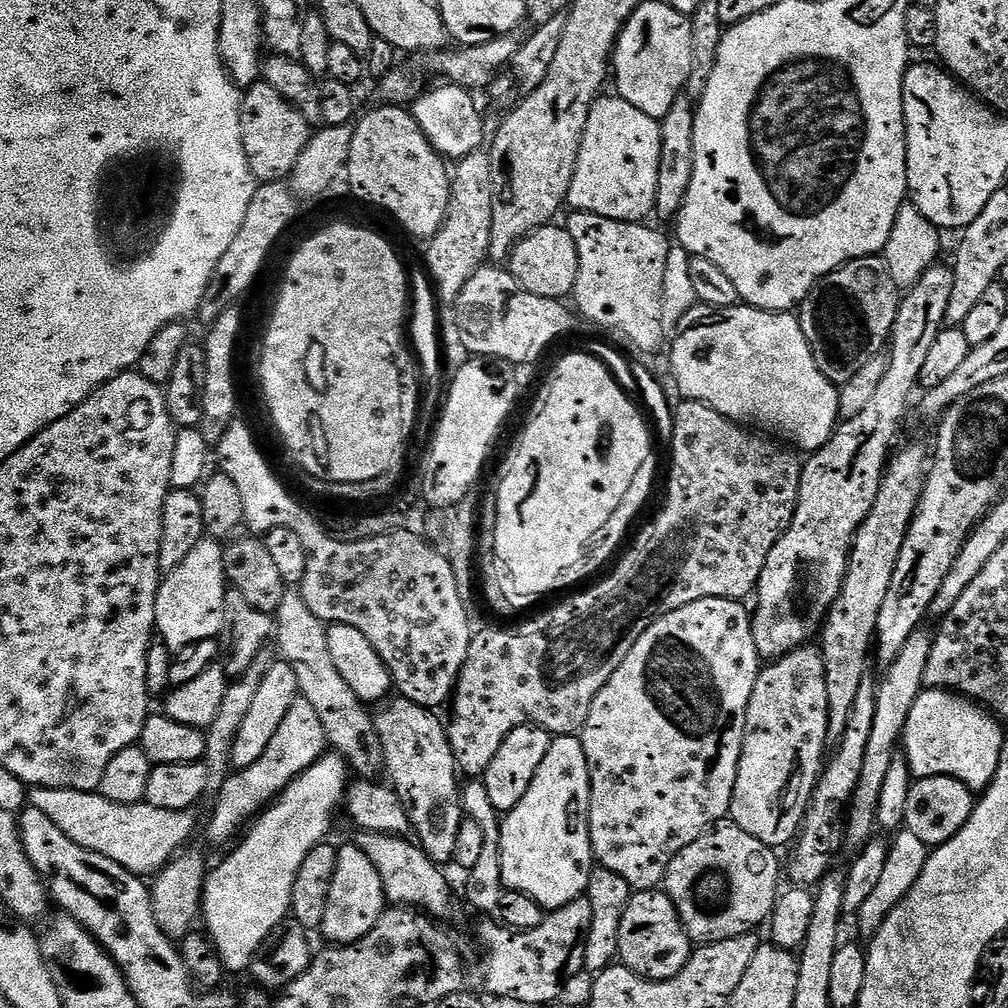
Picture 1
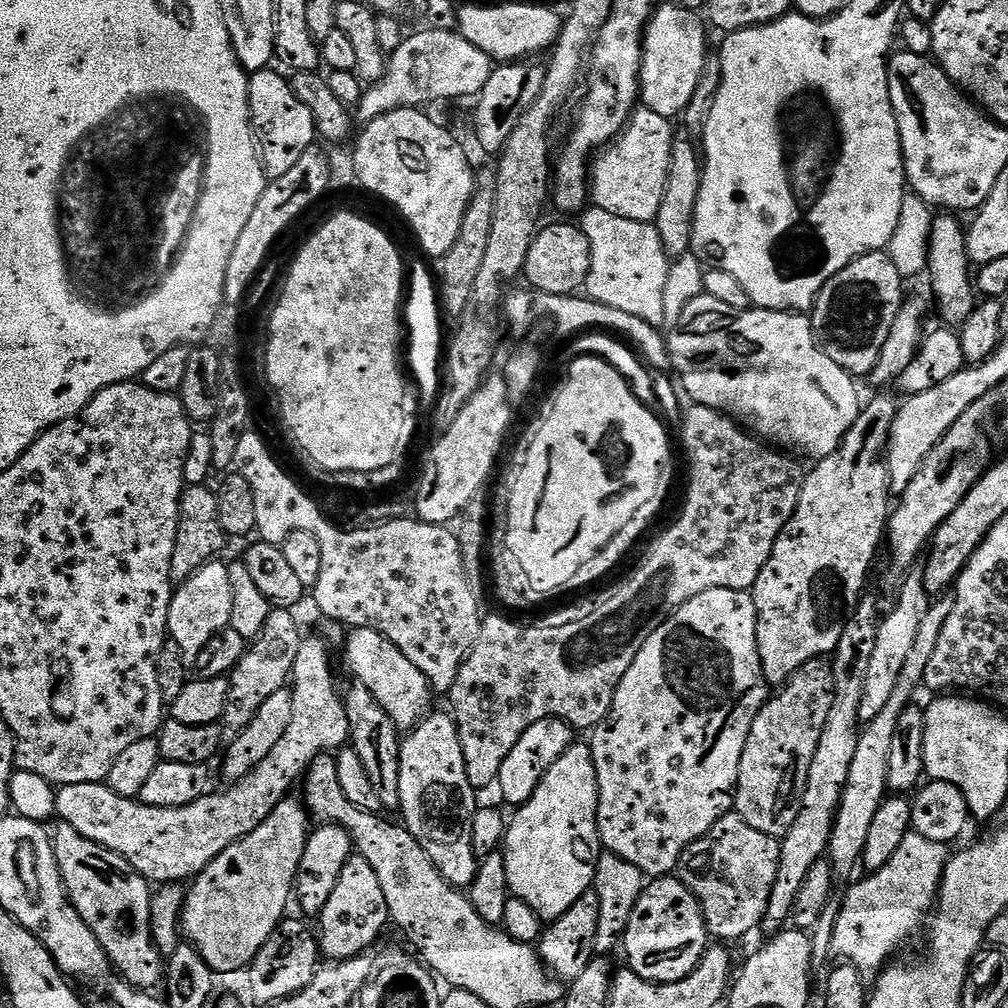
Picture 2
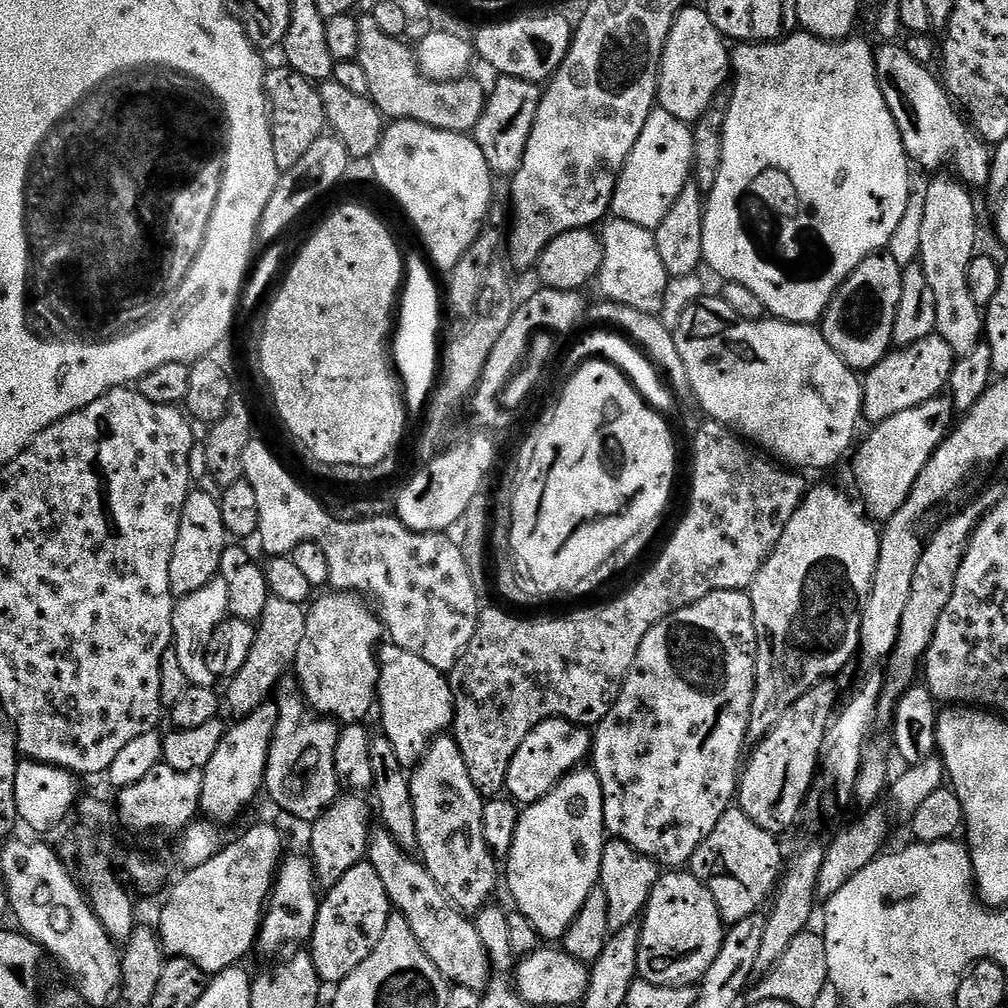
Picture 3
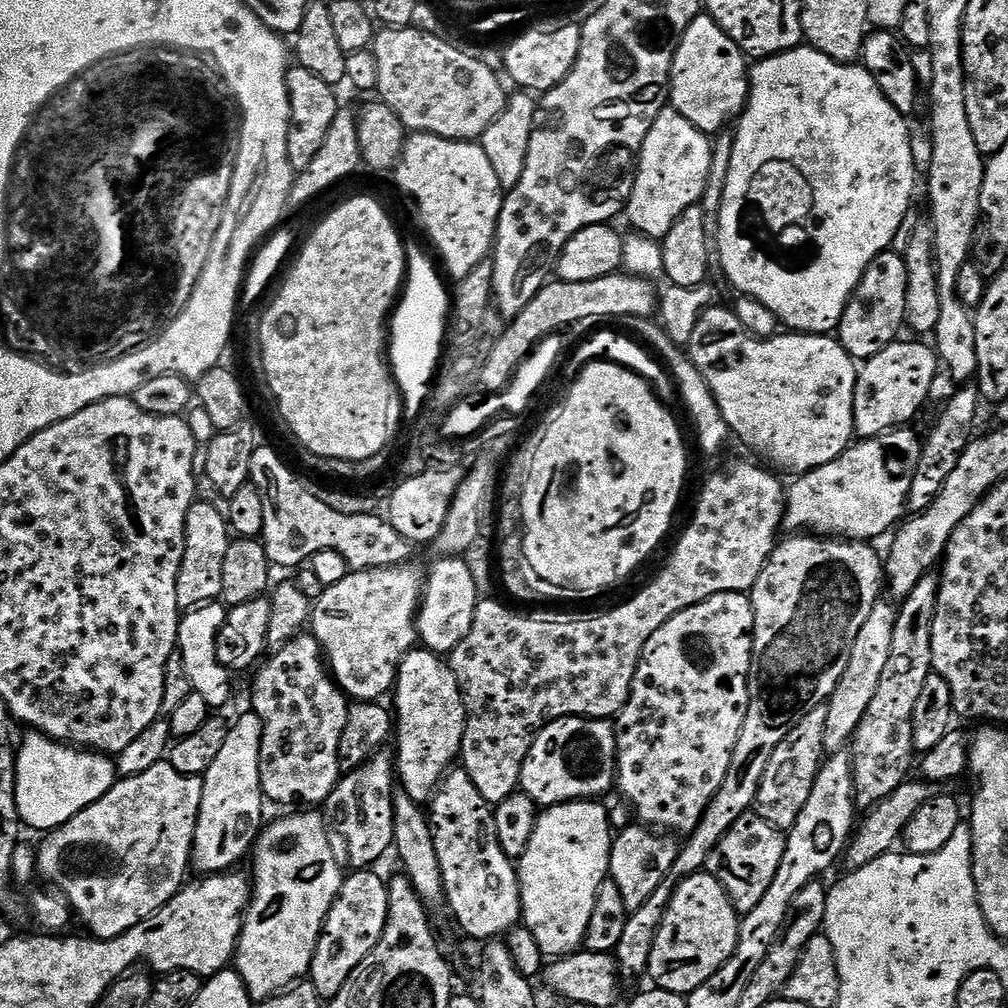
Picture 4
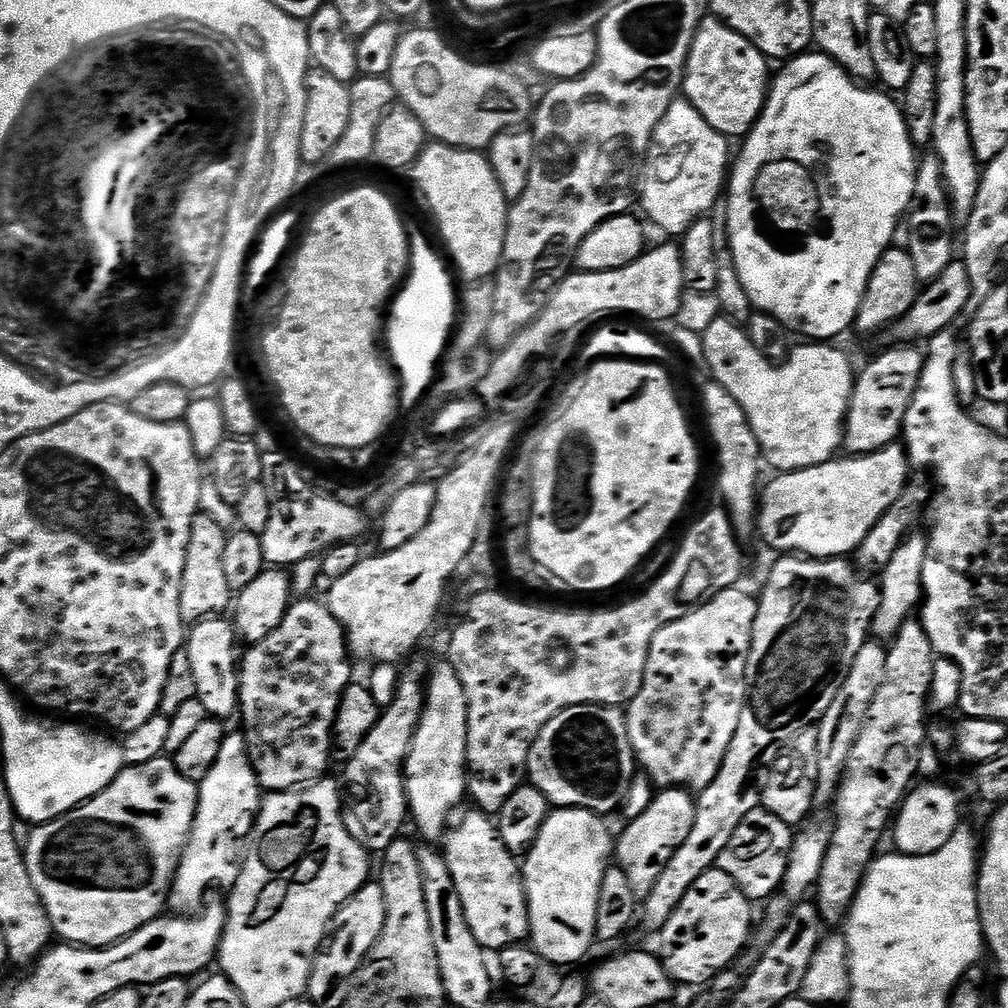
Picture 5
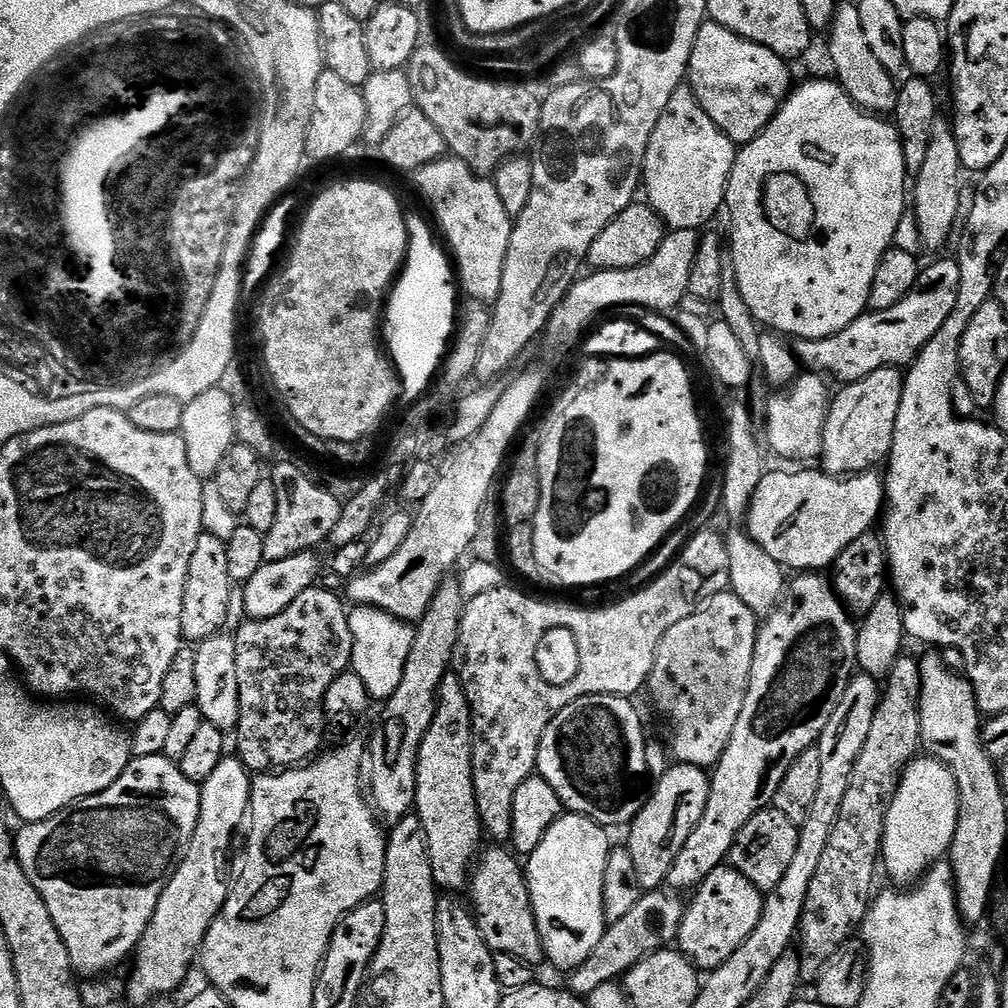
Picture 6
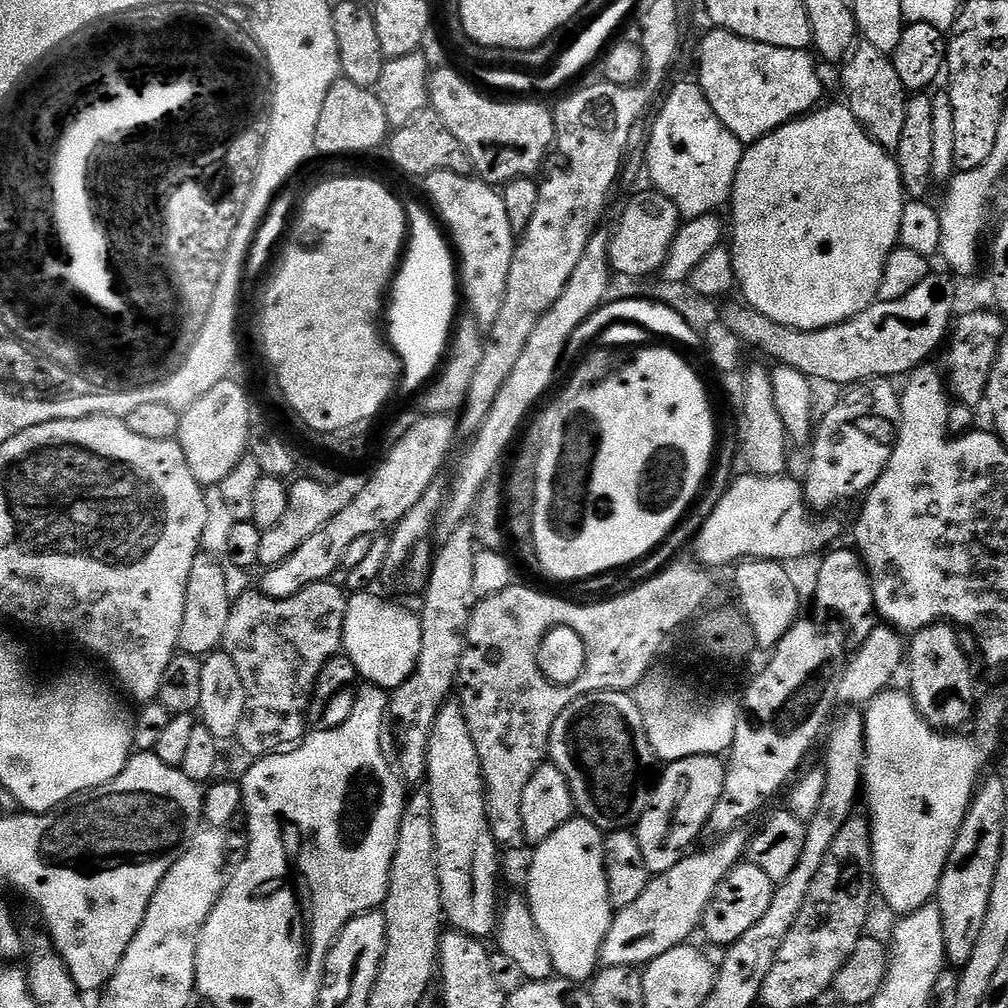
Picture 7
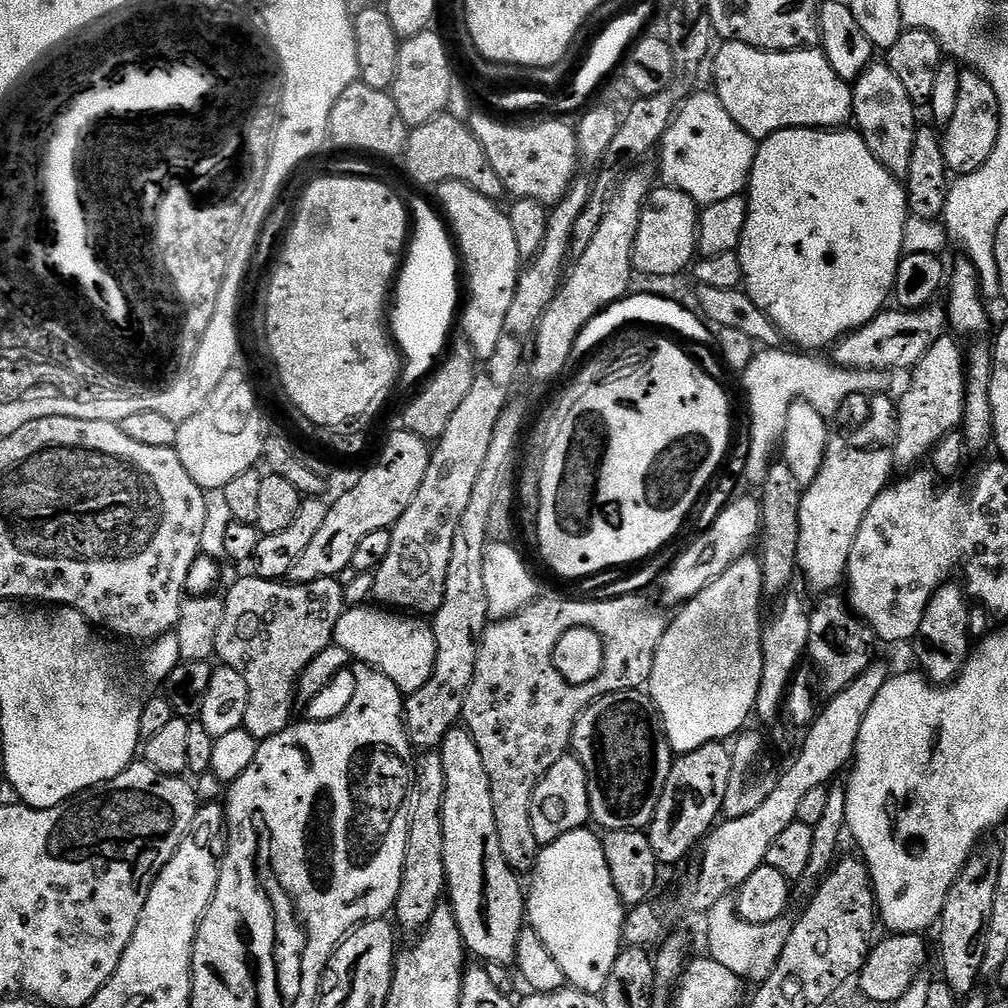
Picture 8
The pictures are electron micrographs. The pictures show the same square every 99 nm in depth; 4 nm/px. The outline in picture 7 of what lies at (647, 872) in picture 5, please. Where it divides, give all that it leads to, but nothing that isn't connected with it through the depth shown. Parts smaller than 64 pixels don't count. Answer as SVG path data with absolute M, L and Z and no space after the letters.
M691 756L671 761L661 776L659 773L652 793L652 805L634 826L649 873L670 870L670 866L677 864L695 845L692 843L700 835L705 835L710 814L714 806L718 806L718 798L722 798L725 767L720 756Z

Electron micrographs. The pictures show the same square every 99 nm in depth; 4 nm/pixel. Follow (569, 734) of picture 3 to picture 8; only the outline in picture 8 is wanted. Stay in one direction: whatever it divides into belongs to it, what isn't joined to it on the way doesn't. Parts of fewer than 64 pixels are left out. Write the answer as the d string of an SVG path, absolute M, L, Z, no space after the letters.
M629 690L612 692L608 696L598 698L576 720L570 748L586 770L592 811L591 823L604 832L639 832L647 829L654 818L654 810L658 810L662 790L666 790L674 759L672 747L668 745L664 733L664 725L660 723L660 714L656 711L651 696L640 690Z

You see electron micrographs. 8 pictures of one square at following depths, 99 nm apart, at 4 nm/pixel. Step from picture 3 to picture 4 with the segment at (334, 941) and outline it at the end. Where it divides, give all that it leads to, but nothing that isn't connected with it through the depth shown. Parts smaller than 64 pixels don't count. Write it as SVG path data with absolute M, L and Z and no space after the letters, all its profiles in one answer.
M356 870L345 879L338 898L324 919L324 928L314 950L310 983L322 998L331 998L346 986L346 978L378 946L388 921L388 885L376 870Z

